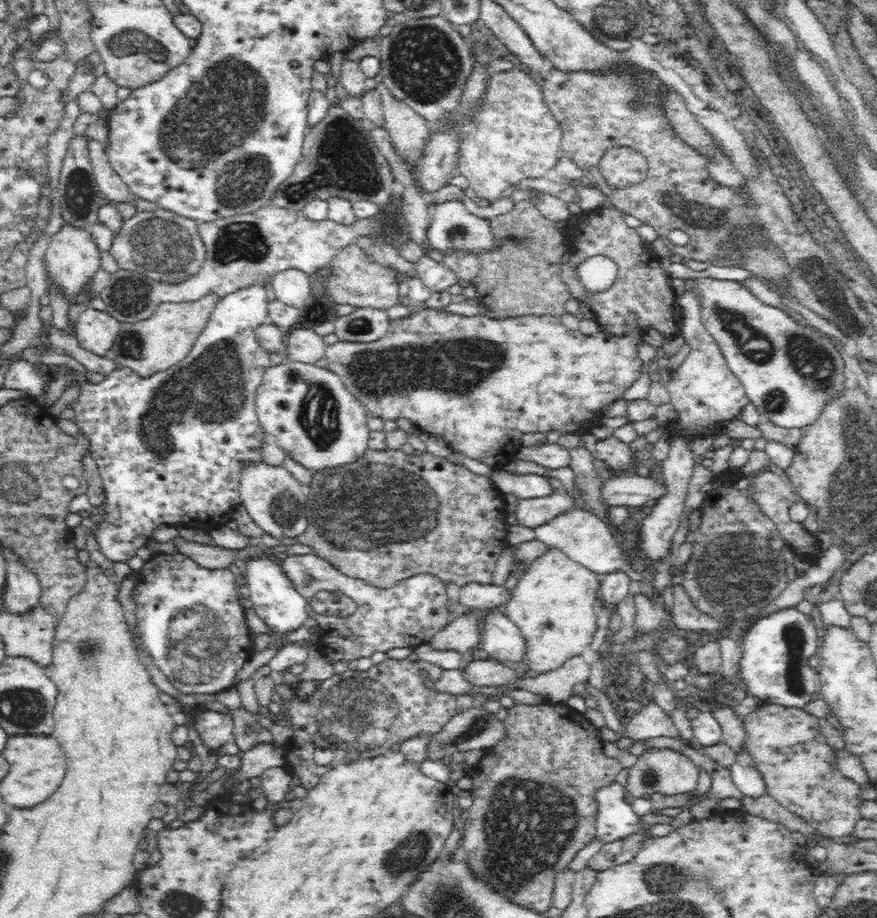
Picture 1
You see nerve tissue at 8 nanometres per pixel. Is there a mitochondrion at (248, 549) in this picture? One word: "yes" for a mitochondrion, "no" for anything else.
no

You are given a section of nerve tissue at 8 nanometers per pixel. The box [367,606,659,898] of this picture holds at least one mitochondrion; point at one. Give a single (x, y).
(524, 841)

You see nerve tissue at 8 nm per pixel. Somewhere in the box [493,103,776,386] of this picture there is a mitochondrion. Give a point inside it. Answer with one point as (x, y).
(685, 210)

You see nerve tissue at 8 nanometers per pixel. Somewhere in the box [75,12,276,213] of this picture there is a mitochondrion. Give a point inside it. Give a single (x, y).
(125, 38)

